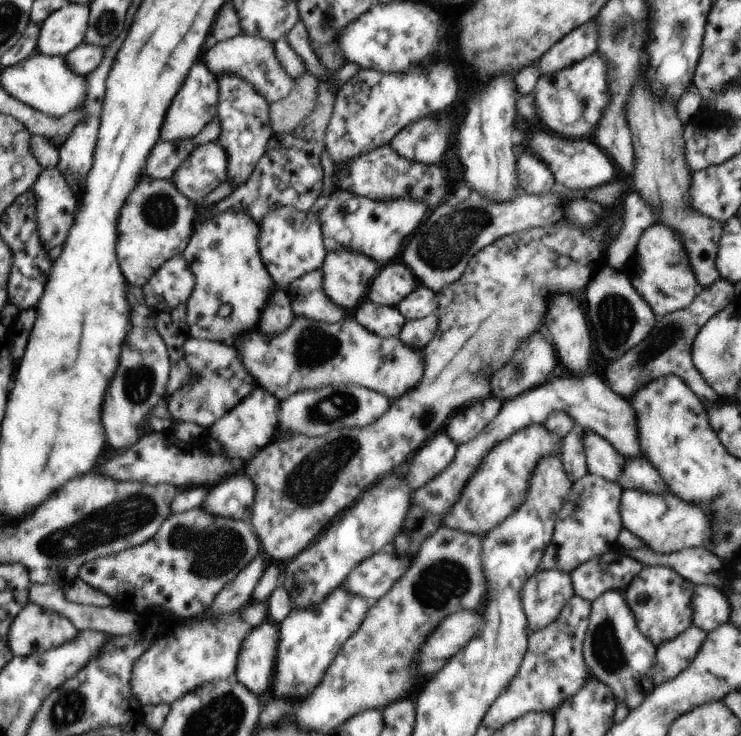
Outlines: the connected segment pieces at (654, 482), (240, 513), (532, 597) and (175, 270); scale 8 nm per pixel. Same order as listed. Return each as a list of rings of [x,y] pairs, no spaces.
[[[636,458],[636,460],[628,460],[626,468],[622,472],[624,476],[620,478],[620,486],[623,489],[634,488],[640,492],[652,492],[652,494],[662,494],[666,490],[666,484],[662,480],[662,476],[656,472],[656,468],[644,460],[644,458]]]
[[[241,470],[224,478],[210,490],[202,508],[214,517],[250,522],[254,504],[254,483]]]
[[[556,569],[534,573],[520,591],[529,632],[551,625],[572,596],[574,590],[568,574]]]
[[[174,256],[160,266],[142,286],[146,306],[156,313],[187,302],[194,288],[192,269],[182,256]]]

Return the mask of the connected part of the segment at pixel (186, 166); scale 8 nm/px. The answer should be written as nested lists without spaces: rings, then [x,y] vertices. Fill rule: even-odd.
[[[218,142],[198,146],[178,168],[174,184],[194,204],[210,194],[216,186],[226,180],[228,156]]]

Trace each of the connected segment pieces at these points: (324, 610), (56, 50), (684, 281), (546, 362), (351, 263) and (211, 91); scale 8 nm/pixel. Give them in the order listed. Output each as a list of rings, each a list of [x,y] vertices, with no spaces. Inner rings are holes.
[[[336,588],[324,604],[316,608],[296,610],[280,624],[280,642],[276,656],[276,676],[272,692],[276,698],[302,700],[308,696],[320,682],[334,656],[340,652],[342,644],[356,632],[368,612],[368,602],[360,596],[348,594],[344,588]]]
[[[68,3],[40,24],[37,50],[43,55],[65,57],[85,40],[89,5]]]
[[[652,224],[640,234],[636,254],[632,256],[632,264],[629,266],[634,272],[630,276],[631,285],[649,304],[658,319],[688,308],[699,291],[699,284],[681,242],[682,240],[678,240],[674,232],[668,232],[668,228]]]
[[[536,332],[530,340],[522,342],[518,352],[514,352],[502,370],[494,372],[490,380],[494,388],[492,394],[498,398],[514,398],[534,386],[544,384],[554,368],[556,352],[552,344]]]
[[[339,249],[335,252],[327,252],[321,266],[323,272],[323,289],[328,300],[343,310],[358,308],[360,303],[366,300],[371,282],[378,274],[380,266],[367,256],[360,253],[353,253],[346,249]]]
[[[196,64],[188,78],[184,80],[180,92],[176,94],[176,100],[172,100],[172,106],[164,118],[162,130],[160,130],[160,138],[162,140],[184,140],[184,138],[194,138],[214,116],[216,116],[216,108],[218,108],[218,82],[216,76],[212,76],[212,72],[204,66],[204,64]]]

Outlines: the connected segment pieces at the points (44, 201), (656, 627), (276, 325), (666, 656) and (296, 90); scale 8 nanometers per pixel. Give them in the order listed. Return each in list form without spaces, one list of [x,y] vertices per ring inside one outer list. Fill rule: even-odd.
[[[55,167],[43,170],[32,188],[36,199],[38,232],[44,246],[50,250],[62,244],[74,220],[76,200],[61,171]]]
[[[648,566],[640,572],[638,578],[632,580],[632,584],[626,588],[624,594],[624,598],[628,600],[626,604],[630,606],[636,618],[636,626],[656,646],[664,640],[678,636],[692,624],[690,596],[692,596],[692,584],[688,580],[678,576],[670,568],[648,568]]]
[[[273,288],[273,293],[268,301],[267,306],[262,311],[259,323],[257,324],[258,330],[264,336],[278,336],[282,332],[286,332],[292,326],[294,320],[294,312],[290,306],[288,296],[282,290]]]
[[[690,626],[678,638],[670,640],[668,644],[658,646],[658,652],[656,652],[658,662],[653,670],[653,680],[660,684],[666,678],[674,678],[682,670],[686,670],[690,666],[690,662],[694,660],[694,656],[698,654],[704,638],[706,638],[706,634],[700,628]]]
[[[307,72],[293,80],[290,96],[270,106],[270,126],[276,134],[292,132],[314,110],[318,87],[318,78]]]

